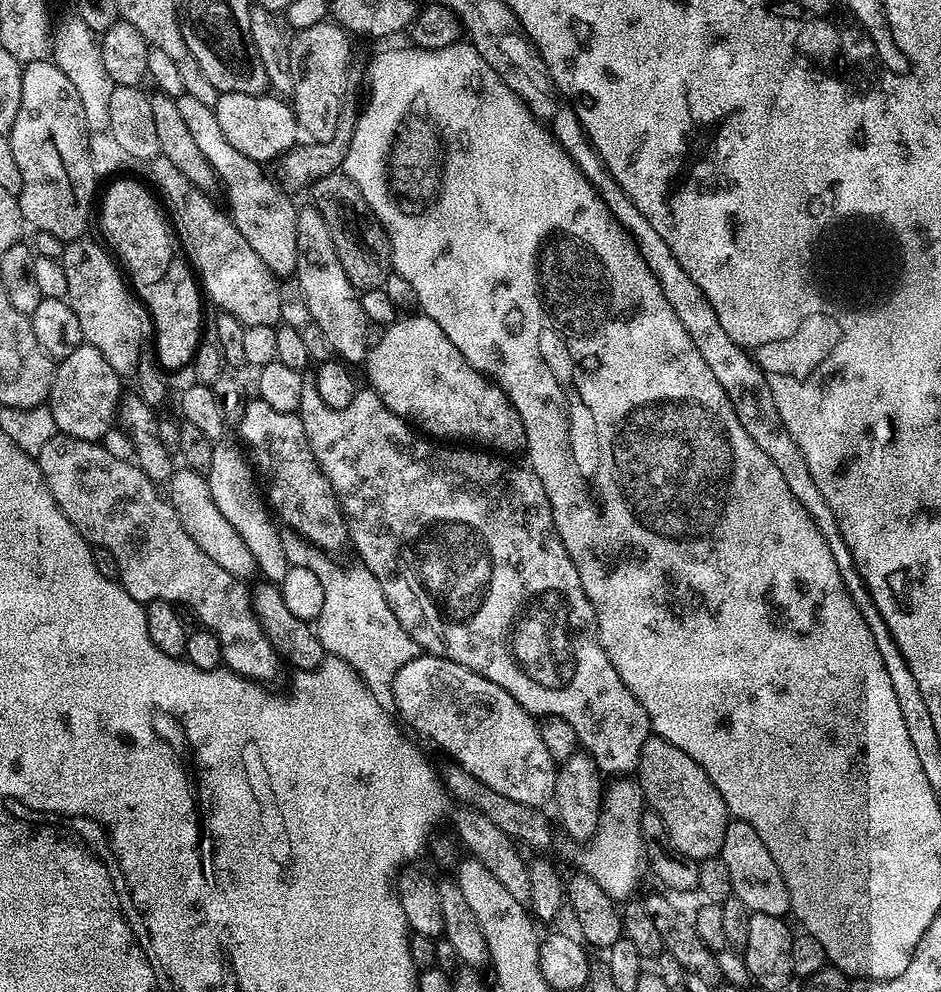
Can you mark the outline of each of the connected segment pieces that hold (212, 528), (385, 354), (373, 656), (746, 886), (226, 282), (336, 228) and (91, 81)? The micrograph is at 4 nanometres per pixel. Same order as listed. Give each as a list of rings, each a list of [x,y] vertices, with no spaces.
[[[183,466],[177,467],[166,482],[166,499],[172,505],[174,514],[178,514],[178,522],[182,522],[182,530],[186,530],[186,534],[194,538],[194,543],[212,561],[218,562],[218,566],[222,566],[226,574],[243,581],[247,581],[248,576],[257,575],[254,555],[250,554],[250,549],[245,542],[242,542],[241,535],[230,526],[225,515],[215,506],[205,473],[195,472]]]
[[[423,314],[405,316],[405,320],[403,317],[387,325],[382,342],[369,348],[362,365],[376,391],[375,399],[425,437],[475,446],[504,458],[519,452],[521,455],[528,446],[526,430],[518,410],[499,384],[462,358],[458,346],[442,334],[438,322]]]
[[[284,530],[280,536],[289,565],[312,570],[322,582],[322,612],[314,621],[314,631],[325,653],[351,664],[360,673],[370,694],[382,702],[387,701],[392,695],[392,683],[398,670],[421,655],[422,650],[414,638],[402,630],[402,622],[394,618],[394,610],[390,610],[382,586],[378,586],[378,578],[359,562],[353,563],[353,568],[343,568],[338,561],[328,557],[331,555],[325,549],[317,548],[299,532]]]
[[[735,818],[729,819],[719,857],[726,862],[732,895],[748,908],[749,913],[770,914],[781,918],[791,913],[790,890],[786,890],[782,870],[778,870],[778,862],[774,862],[770,850],[766,850],[762,838],[758,838],[758,830],[754,830],[754,826]]]
[[[156,156],[151,160],[150,168],[152,168],[153,180],[151,183],[162,201],[162,207],[170,221],[175,239],[178,241],[179,247],[180,244],[184,247],[183,259],[196,273],[207,299],[209,296],[217,304],[216,308],[219,311],[233,315],[242,325],[250,327],[279,325],[281,323],[279,312],[281,281],[269,270],[266,262],[262,262],[262,258],[258,258],[258,254],[254,254],[250,242],[246,242],[246,238],[242,238],[242,234],[234,226],[231,215],[221,205],[220,209],[211,200],[213,197],[209,193],[194,186],[190,182],[190,178],[186,178],[186,174],[182,174],[182,170],[178,170],[178,166],[174,166],[174,162],[170,162],[170,158]]]
[[[341,170],[318,178],[311,186],[310,195],[311,207],[318,209],[322,218],[326,218],[326,226],[330,226],[330,238],[334,238],[334,250],[338,250],[338,262],[342,262],[346,278],[360,292],[383,288],[392,272],[392,247],[386,230],[369,212],[362,190]]]
[[[71,14],[64,21],[57,23],[52,38],[51,59],[70,78],[74,90],[78,90],[78,98],[82,101],[82,114],[86,114],[86,126],[89,133],[102,134],[108,132],[110,126],[110,94],[114,87],[110,78],[110,70],[102,62],[102,50],[98,34],[77,14]]]

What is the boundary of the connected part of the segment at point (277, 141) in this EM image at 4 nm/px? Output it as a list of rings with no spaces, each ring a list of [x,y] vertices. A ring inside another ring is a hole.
[[[221,92],[214,105],[218,126],[222,134],[226,134],[226,142],[234,146],[234,150],[242,150],[246,158],[261,162],[275,161],[283,152],[293,151],[298,125],[296,113],[291,103],[276,94],[255,96],[254,94],[238,94],[237,92]]]

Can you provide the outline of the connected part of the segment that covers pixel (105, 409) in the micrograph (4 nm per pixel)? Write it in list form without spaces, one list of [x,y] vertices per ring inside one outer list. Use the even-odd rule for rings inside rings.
[[[83,343],[74,350],[65,360],[56,365],[56,377],[50,397],[50,407],[56,423],[57,433],[73,436],[79,440],[103,441],[108,427],[114,424],[114,409],[121,395],[122,378],[102,358],[99,350],[94,346]]]

